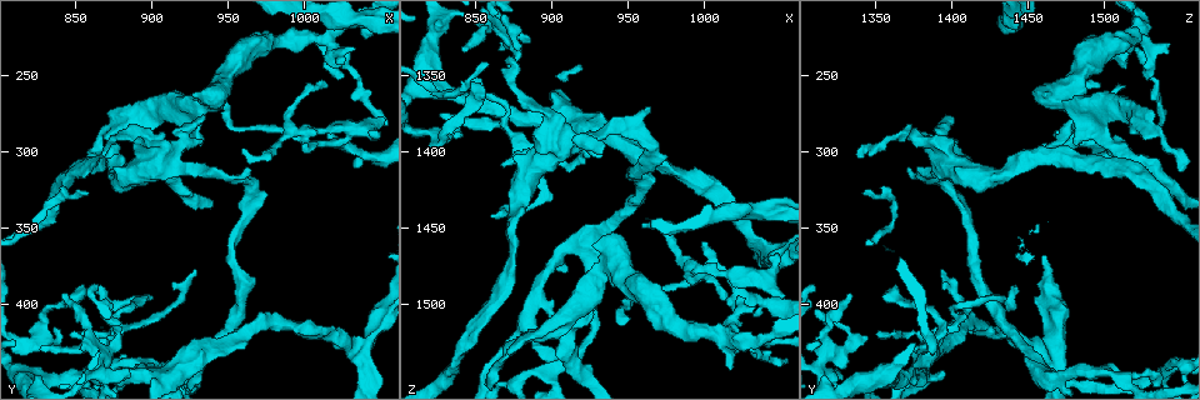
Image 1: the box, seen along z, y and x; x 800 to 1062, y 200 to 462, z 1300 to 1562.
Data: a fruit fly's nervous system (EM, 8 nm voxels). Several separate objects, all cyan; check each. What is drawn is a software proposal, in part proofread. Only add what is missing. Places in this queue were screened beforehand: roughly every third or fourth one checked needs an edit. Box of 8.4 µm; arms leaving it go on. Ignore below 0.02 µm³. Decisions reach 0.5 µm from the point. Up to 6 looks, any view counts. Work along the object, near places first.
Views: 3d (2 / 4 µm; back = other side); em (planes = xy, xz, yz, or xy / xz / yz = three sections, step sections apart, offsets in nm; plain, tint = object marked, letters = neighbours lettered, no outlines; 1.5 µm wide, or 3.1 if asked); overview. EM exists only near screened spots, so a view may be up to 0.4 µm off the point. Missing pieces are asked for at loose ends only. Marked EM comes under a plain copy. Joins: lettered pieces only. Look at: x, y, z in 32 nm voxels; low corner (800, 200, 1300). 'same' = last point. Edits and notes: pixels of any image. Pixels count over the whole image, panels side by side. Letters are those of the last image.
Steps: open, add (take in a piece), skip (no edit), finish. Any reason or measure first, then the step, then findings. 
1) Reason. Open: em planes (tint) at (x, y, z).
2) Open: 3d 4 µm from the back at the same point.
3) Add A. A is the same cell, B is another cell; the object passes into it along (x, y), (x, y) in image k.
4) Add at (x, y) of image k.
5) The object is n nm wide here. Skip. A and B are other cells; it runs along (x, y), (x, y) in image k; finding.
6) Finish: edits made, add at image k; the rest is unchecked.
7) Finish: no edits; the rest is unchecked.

An open end. Open: em planes (letters) at (1048, 288, 1466).

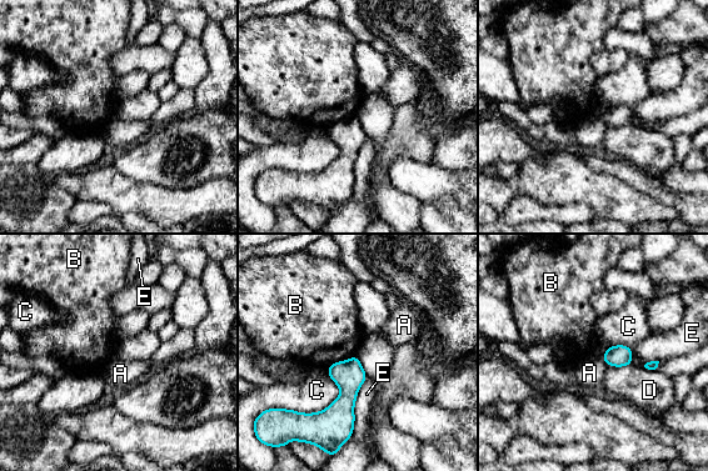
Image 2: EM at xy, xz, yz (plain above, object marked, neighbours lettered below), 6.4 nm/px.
The longest contact is with E, 380 nm. Skip. A, B, C, D and E are other cells; a border runs along (355, 354), (328, 366) in image 2; none of them fits.

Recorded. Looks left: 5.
Three arms meet. Open: 3d 4 µm from the back at (826, 430, 1378).

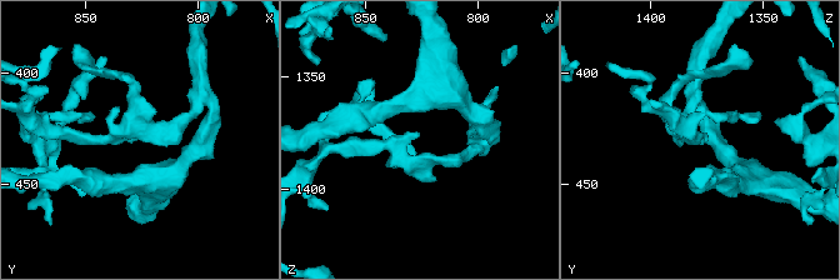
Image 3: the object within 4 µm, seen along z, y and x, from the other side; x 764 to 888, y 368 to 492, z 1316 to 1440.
Now the EM. Open: em xz step 8 (tint) at (827, 429, 1378).

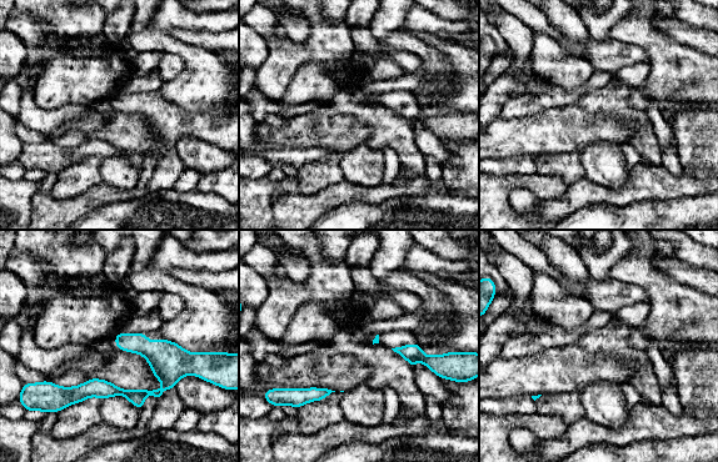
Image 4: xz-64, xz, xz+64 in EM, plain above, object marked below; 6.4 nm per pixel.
Open: em planes (letters) at the same point.

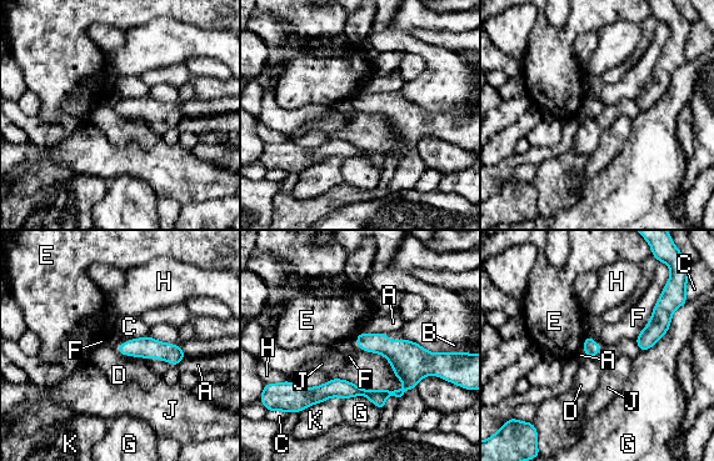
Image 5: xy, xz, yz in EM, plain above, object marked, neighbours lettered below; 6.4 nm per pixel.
Skip. A, B, C, D, E, F, G, H, J and K are other cells; a border runs along (664, 289), (649, 322), (635, 339) in image 5; none of them fits.

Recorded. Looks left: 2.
An open end. Open: em xz step 4 (letters) at (846, 394, 1334).

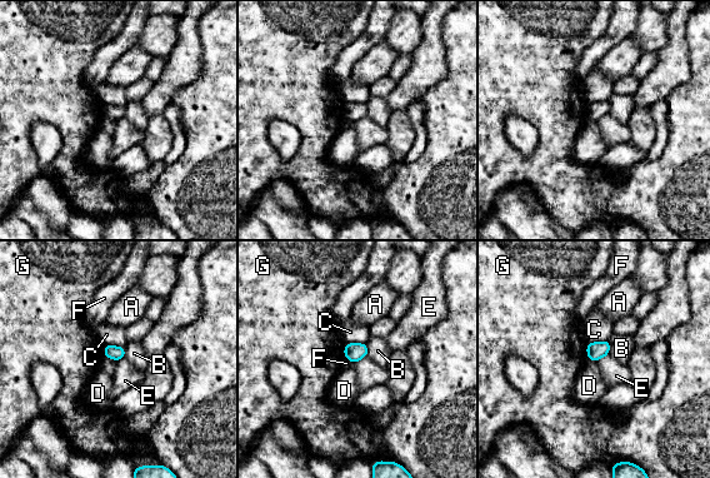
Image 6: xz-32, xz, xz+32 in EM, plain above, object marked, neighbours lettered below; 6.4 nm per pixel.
Skip. A, B, C, D, E, F and G are other cells; a border runs along (609, 339), (610, 348), (608, 353) in image 6; no lettered piece goes on from it.

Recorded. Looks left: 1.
Finish: no edits; the rest is unchecked.

